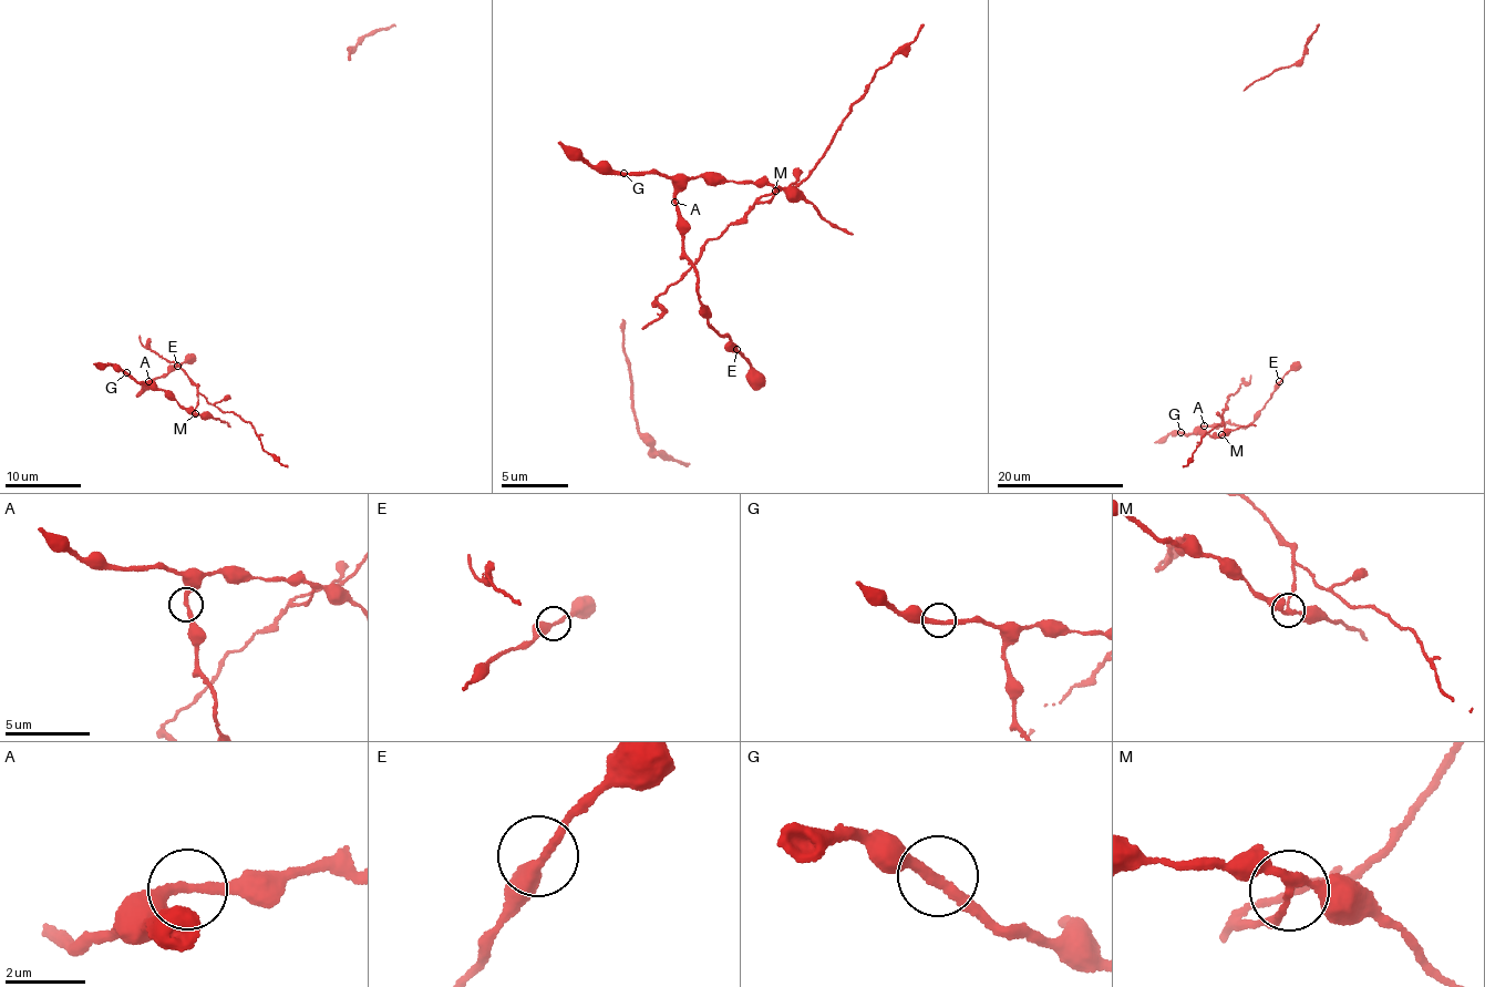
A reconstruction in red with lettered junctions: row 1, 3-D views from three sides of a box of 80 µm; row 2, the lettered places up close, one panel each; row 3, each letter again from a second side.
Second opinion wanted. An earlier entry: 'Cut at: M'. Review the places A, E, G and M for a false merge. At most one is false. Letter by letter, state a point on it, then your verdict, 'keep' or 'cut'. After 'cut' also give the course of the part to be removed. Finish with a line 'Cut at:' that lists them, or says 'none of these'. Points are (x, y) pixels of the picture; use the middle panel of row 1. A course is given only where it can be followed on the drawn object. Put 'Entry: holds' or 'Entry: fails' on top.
Entry: holds
A: at (674, 202); keep
E: at (736, 349); keep
G: at (624, 173); keep
M: at (775, 191); cut; foreign part runs (774, 192), (808, 175), (847, 110), (866, 95), (876, 72), (923, 23)
Cut at: M

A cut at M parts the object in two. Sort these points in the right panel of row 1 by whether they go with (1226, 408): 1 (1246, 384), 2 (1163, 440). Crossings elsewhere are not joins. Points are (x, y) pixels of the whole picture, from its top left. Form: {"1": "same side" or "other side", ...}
{"1": "same side", "2": "other side"}

